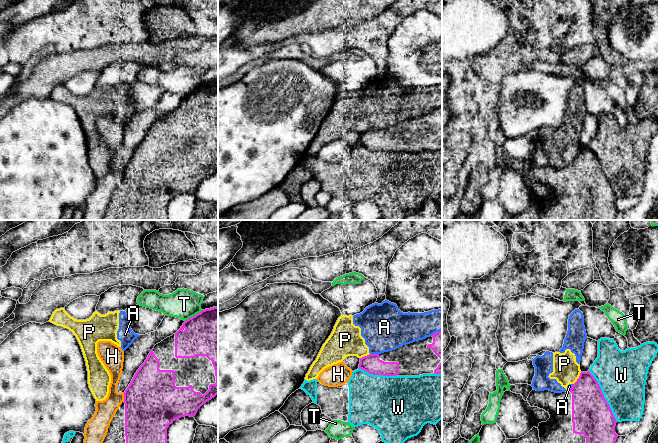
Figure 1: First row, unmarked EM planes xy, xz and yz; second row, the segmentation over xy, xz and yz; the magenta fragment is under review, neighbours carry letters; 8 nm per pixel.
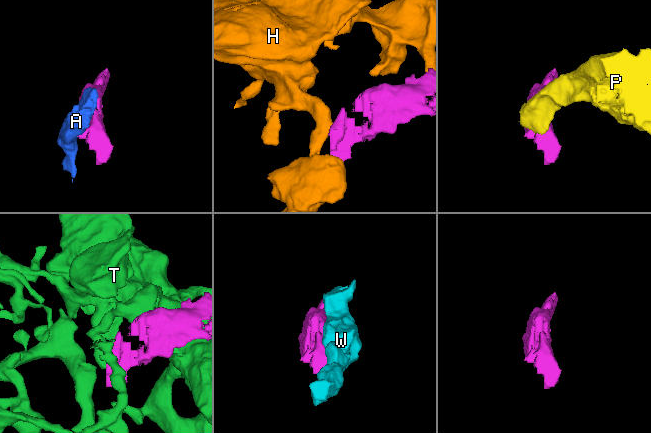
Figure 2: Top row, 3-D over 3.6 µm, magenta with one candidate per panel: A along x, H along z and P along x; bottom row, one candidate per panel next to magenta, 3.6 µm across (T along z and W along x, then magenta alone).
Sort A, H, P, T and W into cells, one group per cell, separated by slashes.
A P / H / T / W

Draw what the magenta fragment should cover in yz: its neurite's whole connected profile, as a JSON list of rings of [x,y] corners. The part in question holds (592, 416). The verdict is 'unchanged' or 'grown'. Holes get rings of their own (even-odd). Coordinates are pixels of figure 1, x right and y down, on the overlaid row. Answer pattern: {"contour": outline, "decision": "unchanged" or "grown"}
{"contour": [[[581,372],[573,386],[562,393],[549,390],[532,390],[527,398],[531,407],[538,407],[549,413],[550,418],[546,422],[539,423],[540,443],[615,443],[618,435],[615,433],[616,419],[607,403],[601,388],[589,372]]], "decision": "grown"}

